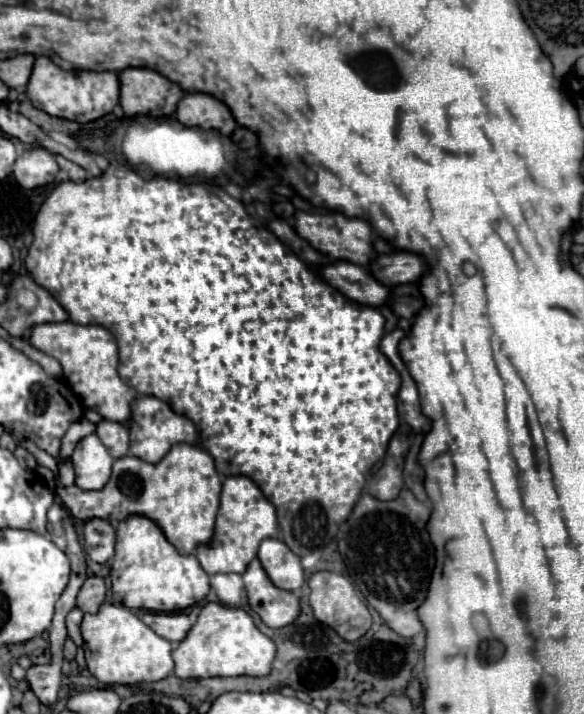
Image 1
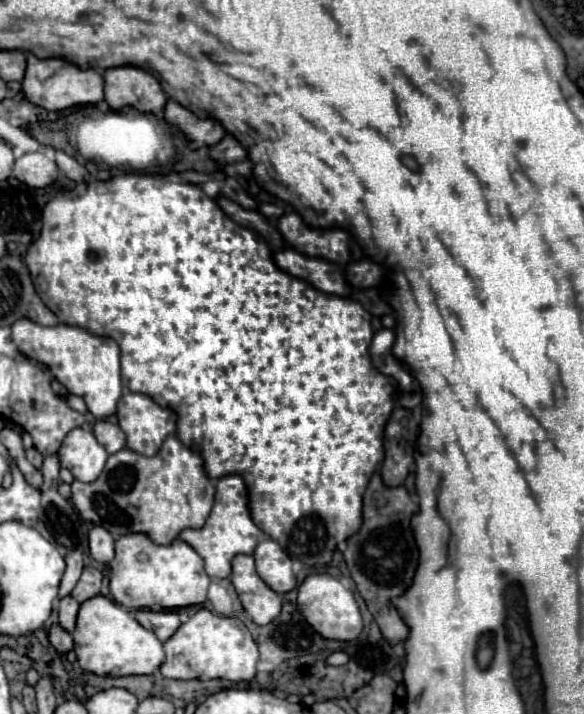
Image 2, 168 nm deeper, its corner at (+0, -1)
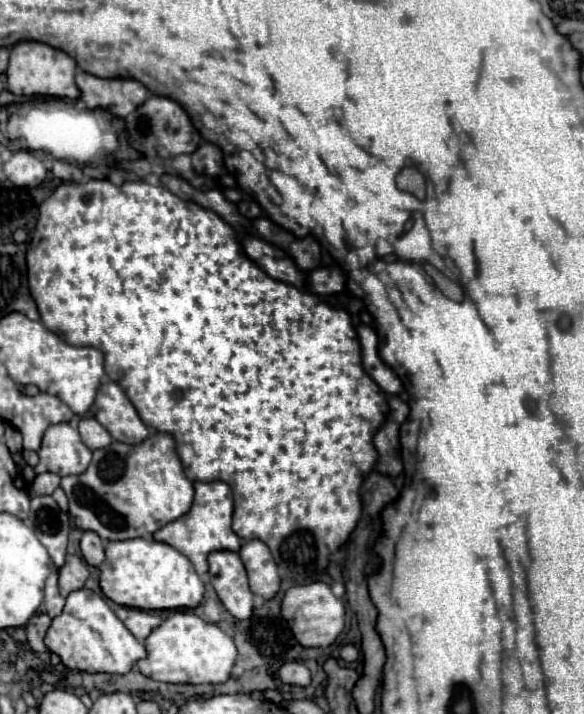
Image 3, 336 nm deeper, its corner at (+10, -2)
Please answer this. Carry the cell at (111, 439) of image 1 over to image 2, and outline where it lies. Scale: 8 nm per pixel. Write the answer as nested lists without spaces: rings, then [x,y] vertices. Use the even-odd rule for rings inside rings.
[[[98,420],[94,424],[94,436],[108,454],[114,454],[126,446],[126,434],[122,434],[120,426],[112,420]]]

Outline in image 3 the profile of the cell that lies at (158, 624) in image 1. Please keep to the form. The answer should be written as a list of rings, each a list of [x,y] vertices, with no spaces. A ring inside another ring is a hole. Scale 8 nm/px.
[[[118,607],[116,609],[118,619],[128,627],[128,631],[144,641],[152,629],[156,629],[158,625],[162,625],[162,617],[156,613],[148,613],[148,611],[140,611],[140,609],[130,609],[130,607]]]

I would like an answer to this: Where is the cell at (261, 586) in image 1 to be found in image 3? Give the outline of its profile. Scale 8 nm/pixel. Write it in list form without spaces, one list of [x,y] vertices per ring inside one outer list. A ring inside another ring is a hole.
[[[216,551],[208,557],[210,583],[220,601],[236,619],[250,619],[254,611],[254,593],[248,587],[248,577],[242,559],[234,551]]]

